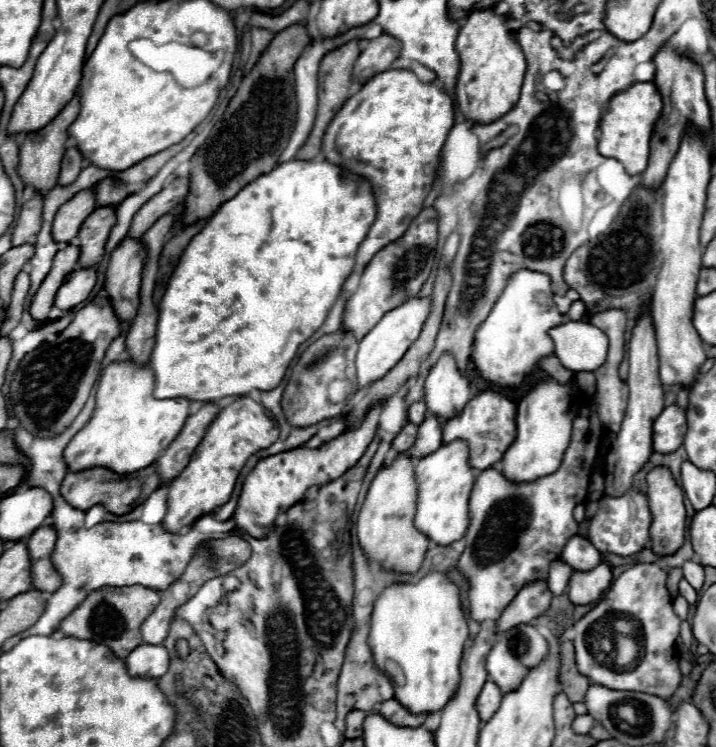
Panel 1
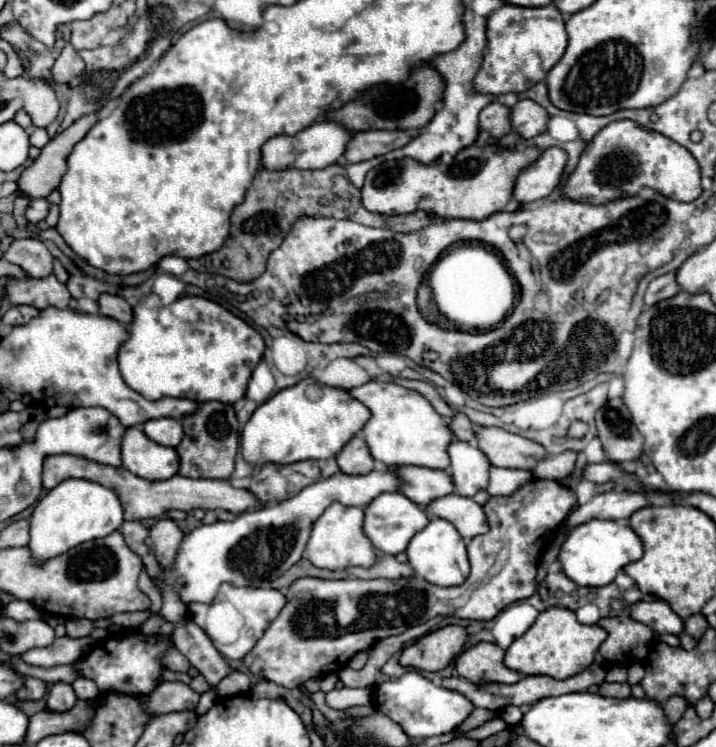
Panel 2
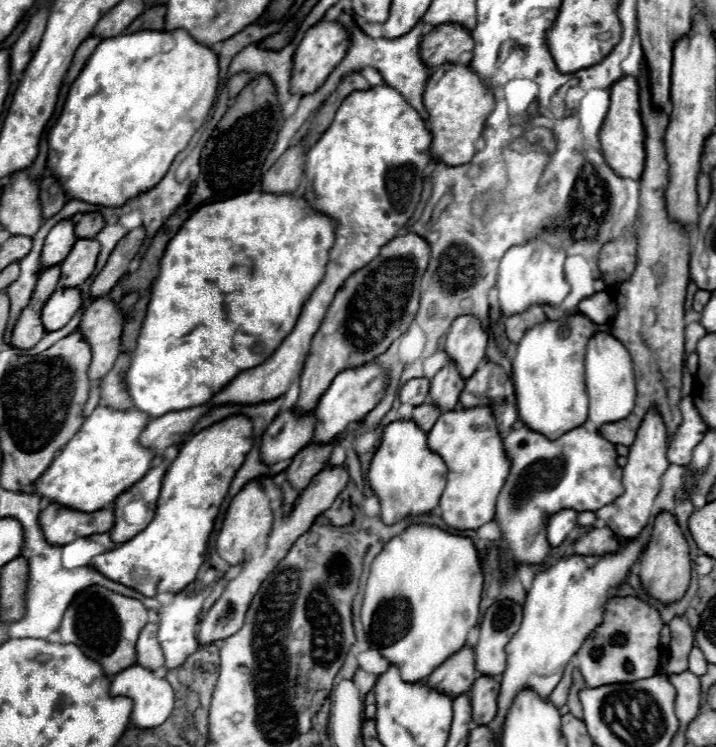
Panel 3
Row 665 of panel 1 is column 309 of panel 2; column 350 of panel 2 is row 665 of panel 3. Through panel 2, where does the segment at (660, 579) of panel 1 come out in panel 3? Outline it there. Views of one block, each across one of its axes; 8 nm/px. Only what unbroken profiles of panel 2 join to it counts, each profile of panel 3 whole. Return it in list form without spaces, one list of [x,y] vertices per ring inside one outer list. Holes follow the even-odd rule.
[[[610,598],[606,602],[602,624],[588,636],[576,654],[578,670],[590,688],[614,684],[614,682],[634,682],[640,678],[650,678],[658,670],[660,656],[660,630],[664,622],[656,608],[640,598]]]

